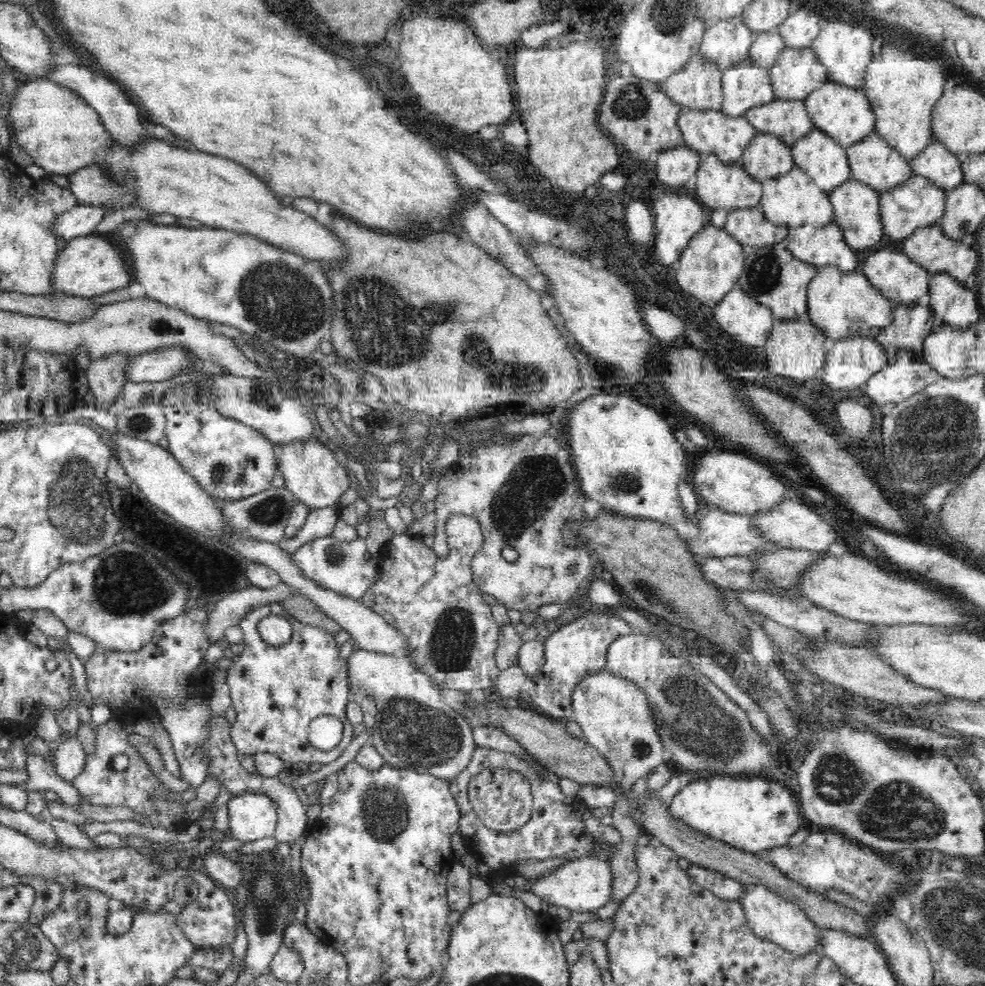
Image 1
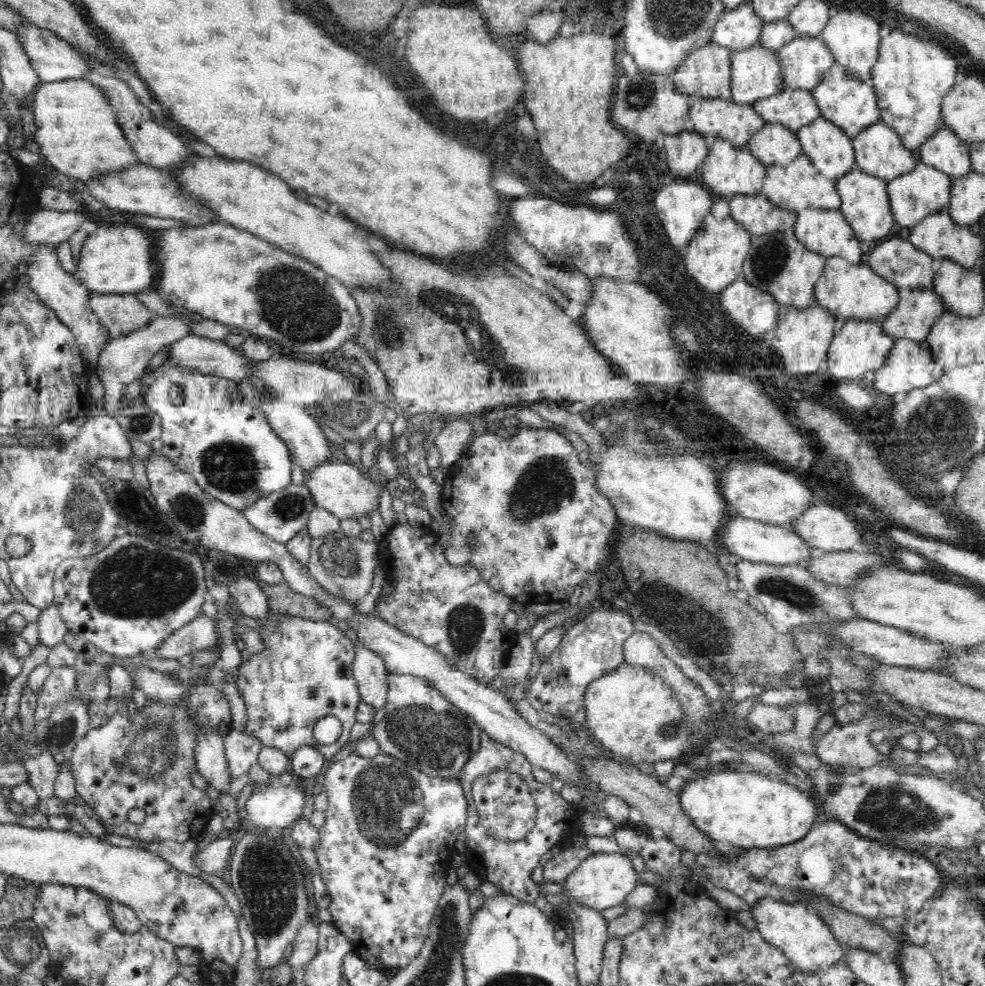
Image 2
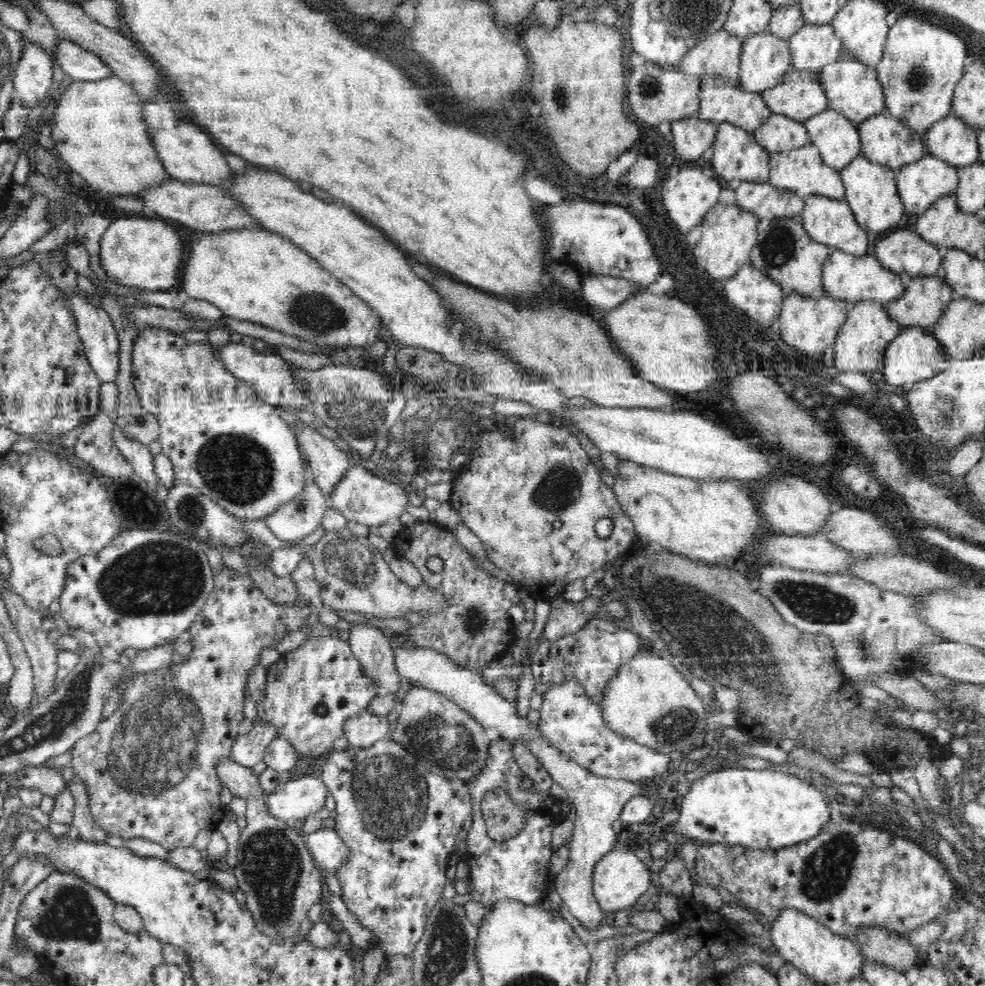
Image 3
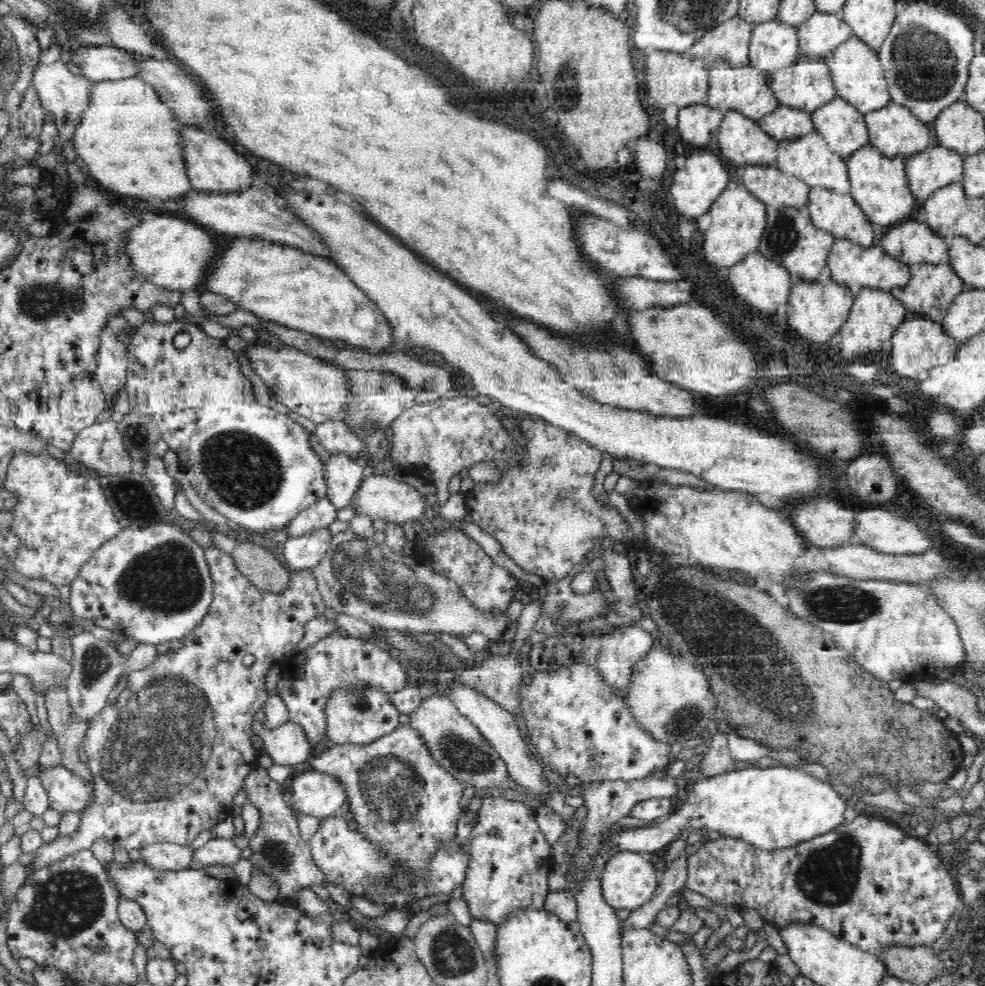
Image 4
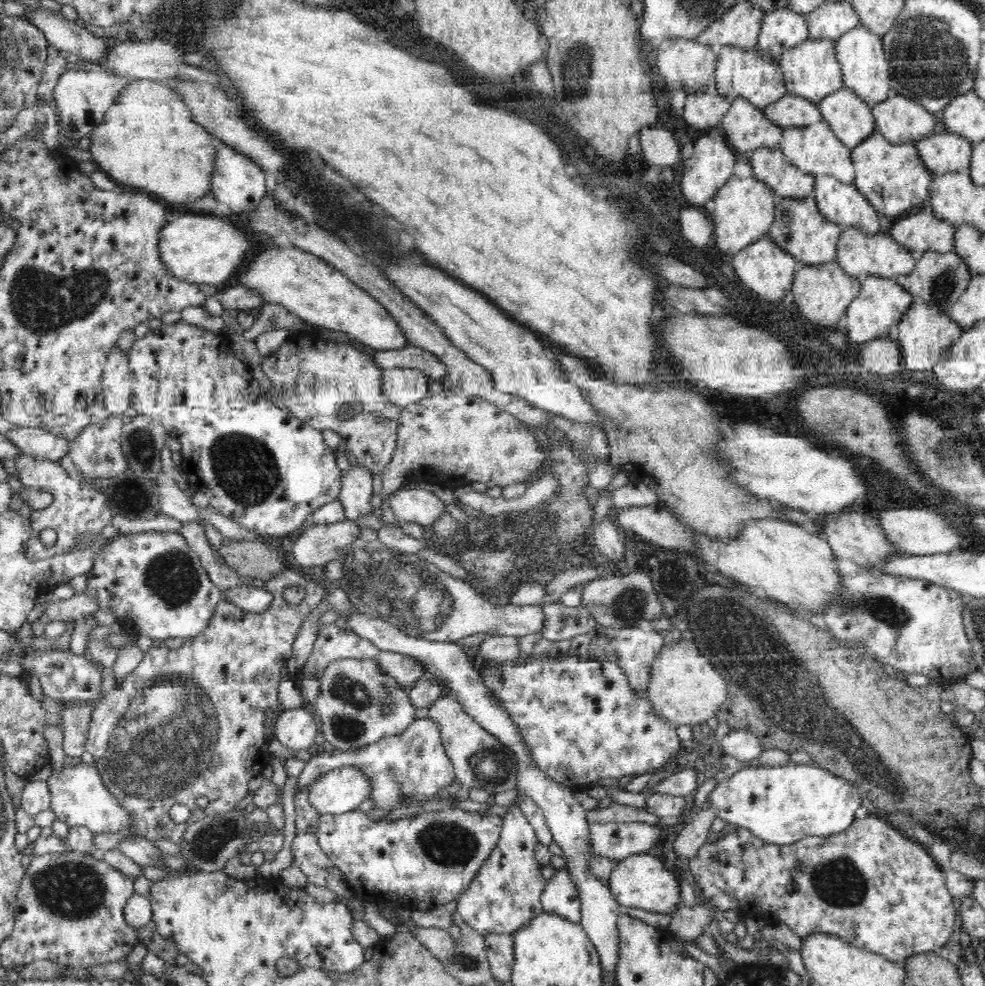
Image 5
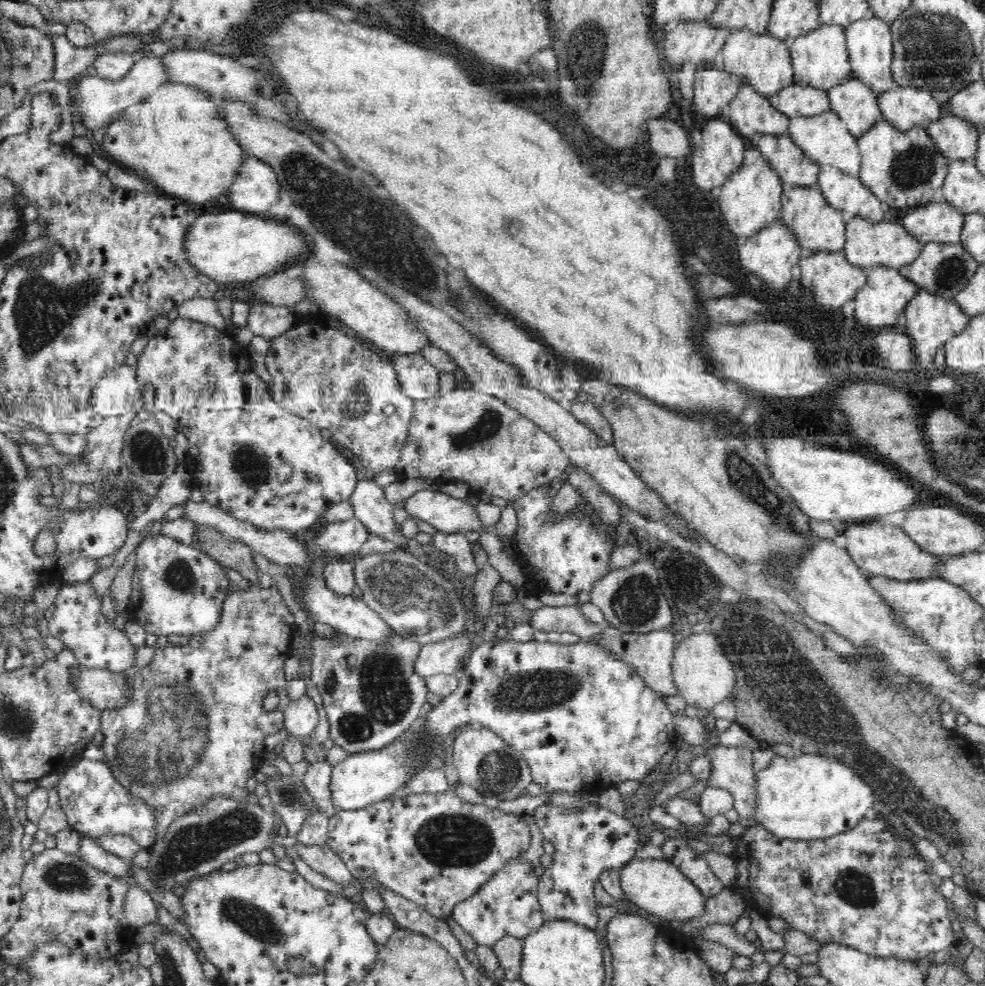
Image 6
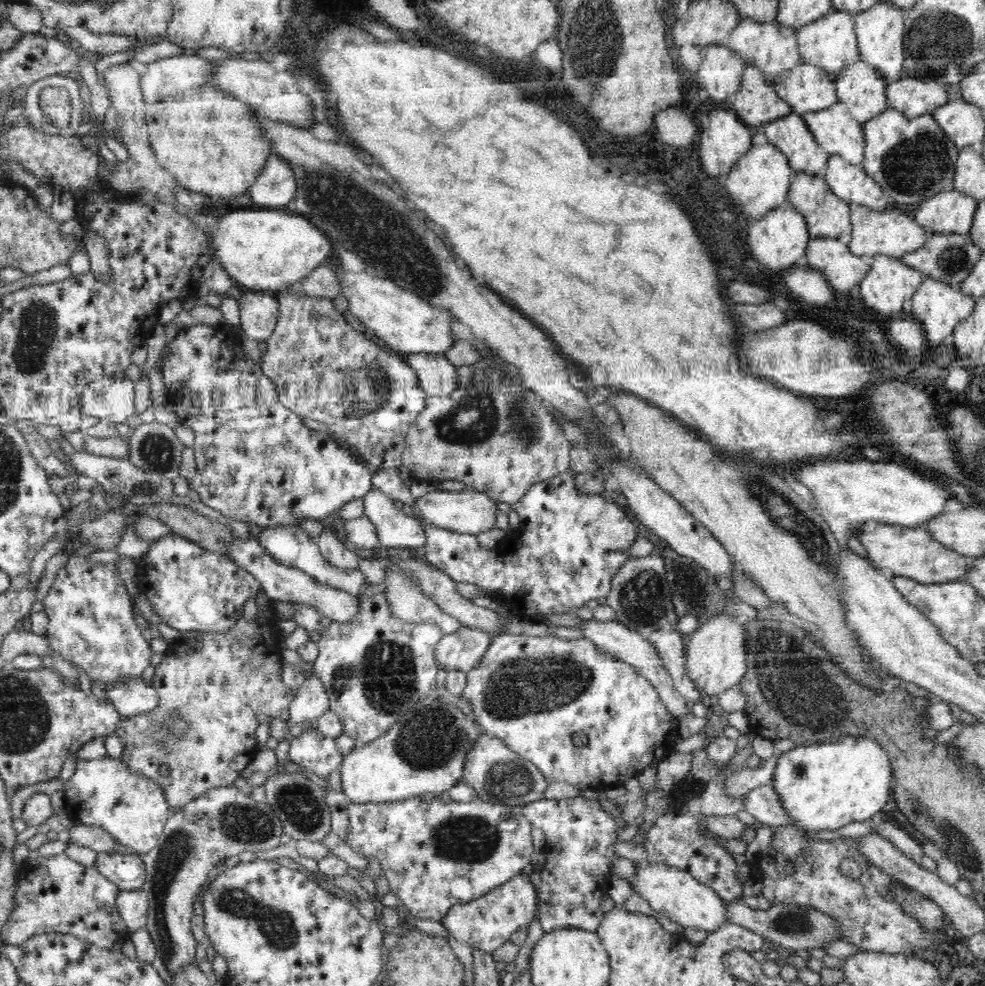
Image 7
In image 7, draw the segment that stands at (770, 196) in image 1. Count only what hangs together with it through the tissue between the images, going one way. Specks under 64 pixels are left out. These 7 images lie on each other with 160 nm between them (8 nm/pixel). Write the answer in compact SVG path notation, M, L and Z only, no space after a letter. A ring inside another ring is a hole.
M838 101L830 108L818 112L806 112L803 118L811 126L816 141L828 152L828 156L840 153L851 164L858 166L863 163L865 126L851 116L844 102Z

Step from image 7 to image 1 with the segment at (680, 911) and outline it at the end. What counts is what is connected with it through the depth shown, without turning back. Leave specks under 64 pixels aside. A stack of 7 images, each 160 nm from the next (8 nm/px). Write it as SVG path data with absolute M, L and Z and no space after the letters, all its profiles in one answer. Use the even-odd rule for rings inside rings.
M584 856L562 864L549 874L528 879L529 891L549 905L562 906L575 912L592 912L606 906L614 894L612 864L600 856Z

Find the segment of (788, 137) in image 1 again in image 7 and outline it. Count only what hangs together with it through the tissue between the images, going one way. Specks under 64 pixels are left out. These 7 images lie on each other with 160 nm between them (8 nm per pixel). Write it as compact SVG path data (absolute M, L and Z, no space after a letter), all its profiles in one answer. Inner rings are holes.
M833 9L826 16L802 25L797 30L801 62L820 65L828 72L838 74L847 64L859 61L860 49L854 18L855 15L848 9Z

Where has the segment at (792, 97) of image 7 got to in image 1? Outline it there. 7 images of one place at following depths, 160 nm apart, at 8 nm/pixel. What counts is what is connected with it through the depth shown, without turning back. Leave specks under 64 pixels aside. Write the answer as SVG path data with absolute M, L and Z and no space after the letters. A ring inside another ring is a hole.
M757 133L740 160L745 170L760 181L784 175L796 166L791 146L775 134Z

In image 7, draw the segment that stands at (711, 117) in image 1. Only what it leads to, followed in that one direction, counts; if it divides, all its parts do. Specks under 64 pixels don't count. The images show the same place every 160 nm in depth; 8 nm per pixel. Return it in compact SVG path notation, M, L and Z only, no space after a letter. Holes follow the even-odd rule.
M741 17L736 28L730 32L726 43L728 43L728 47L732 47L734 51L738 51L744 57L746 66L748 64L758 65L764 71L766 81L770 84L776 84L780 74L794 68L802 61L798 48L797 30L794 27L782 25L776 19L757 21L752 17Z

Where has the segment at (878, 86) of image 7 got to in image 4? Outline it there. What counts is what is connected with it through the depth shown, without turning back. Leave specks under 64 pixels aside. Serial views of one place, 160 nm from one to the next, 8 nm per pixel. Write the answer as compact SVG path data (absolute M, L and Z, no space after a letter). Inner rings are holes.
M837 96L811 114L815 131L820 132L830 148L846 160L856 149L869 143L865 114L848 100Z

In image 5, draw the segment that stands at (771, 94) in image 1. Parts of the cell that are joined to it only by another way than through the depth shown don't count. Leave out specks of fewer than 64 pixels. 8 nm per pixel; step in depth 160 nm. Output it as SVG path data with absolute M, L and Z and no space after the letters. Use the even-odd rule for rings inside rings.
M782 6L767 12L762 22L757 48L770 53L774 59L808 39L808 19L806 13L800 13L792 7Z

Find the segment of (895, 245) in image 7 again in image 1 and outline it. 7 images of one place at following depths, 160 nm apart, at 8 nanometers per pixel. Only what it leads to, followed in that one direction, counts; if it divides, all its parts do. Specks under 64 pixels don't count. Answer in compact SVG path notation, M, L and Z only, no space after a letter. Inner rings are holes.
M838 265L824 266L808 286L808 316L826 331L829 342L840 337L872 335L893 321L894 308L880 289L874 287L866 273L842 271Z

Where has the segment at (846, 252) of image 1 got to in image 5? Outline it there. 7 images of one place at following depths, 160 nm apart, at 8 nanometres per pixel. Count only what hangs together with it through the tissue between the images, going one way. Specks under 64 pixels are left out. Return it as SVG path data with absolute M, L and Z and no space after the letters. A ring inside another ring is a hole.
M831 174L816 175L813 194L826 219L836 221L842 228L854 225L868 233L878 232L878 211L858 191L855 182L844 183Z

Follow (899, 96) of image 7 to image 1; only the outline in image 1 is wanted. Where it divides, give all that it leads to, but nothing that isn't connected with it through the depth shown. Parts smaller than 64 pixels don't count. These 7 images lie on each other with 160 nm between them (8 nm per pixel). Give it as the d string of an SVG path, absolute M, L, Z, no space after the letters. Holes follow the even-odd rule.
M876 131L856 144L850 145L847 148L847 153L851 165L850 178L864 181L864 183L872 185L872 188L881 193L907 181L914 175L911 162L900 151L892 147L886 141L886 137L882 137L882 134Z

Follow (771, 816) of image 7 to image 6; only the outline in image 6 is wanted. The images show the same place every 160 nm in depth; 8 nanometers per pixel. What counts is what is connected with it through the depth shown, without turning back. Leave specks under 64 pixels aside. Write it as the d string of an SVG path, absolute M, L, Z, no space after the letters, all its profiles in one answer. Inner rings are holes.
M750 745L731 747L708 747L706 755L712 757L712 774L706 781L706 786L722 787L734 795L735 809L742 823L751 823L758 812L758 783L756 783L757 772L753 767L753 750Z

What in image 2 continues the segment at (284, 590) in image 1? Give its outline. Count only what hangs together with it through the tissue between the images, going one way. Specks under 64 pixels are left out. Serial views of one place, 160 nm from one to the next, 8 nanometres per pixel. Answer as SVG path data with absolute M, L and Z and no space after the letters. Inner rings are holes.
M210 610L199 615L192 623L173 634L154 652L161 660L176 660L191 654L192 651L204 650L216 644L216 620Z

